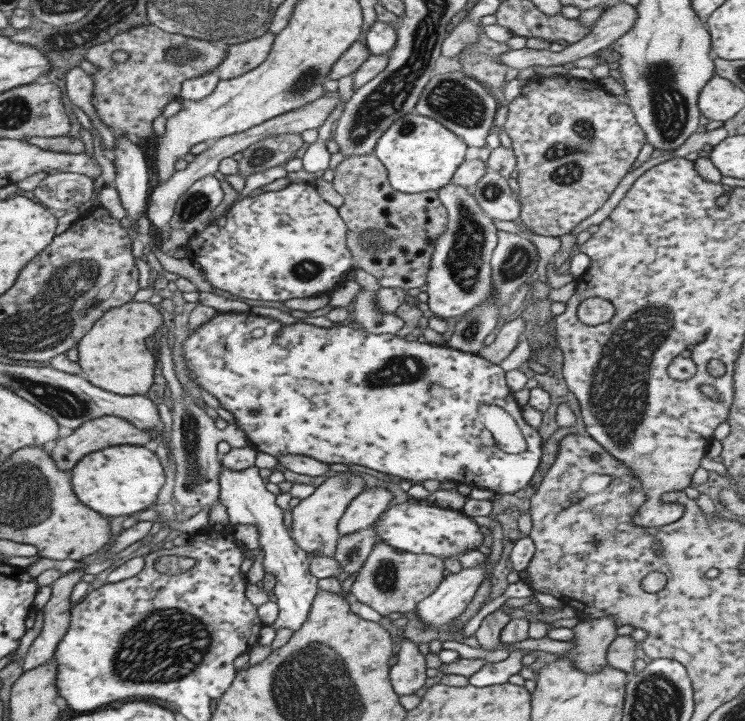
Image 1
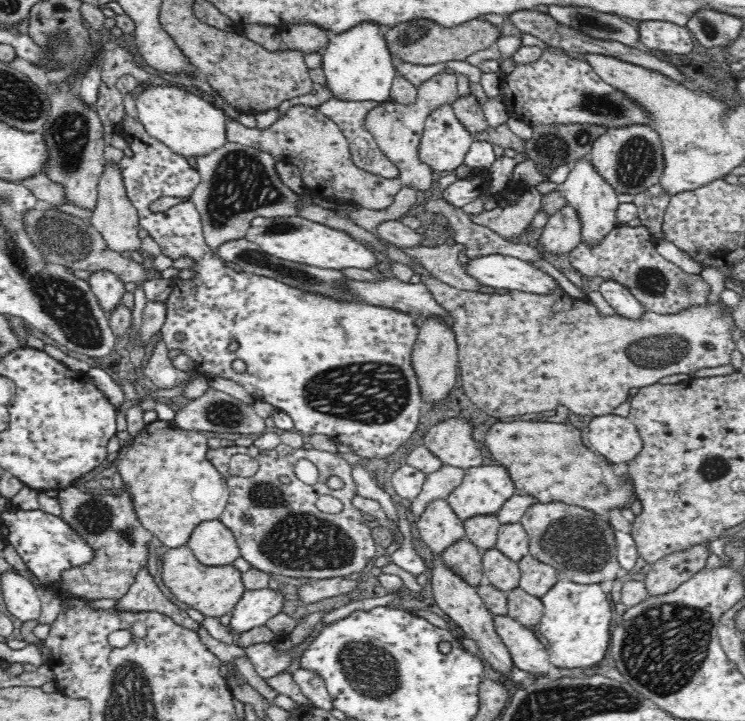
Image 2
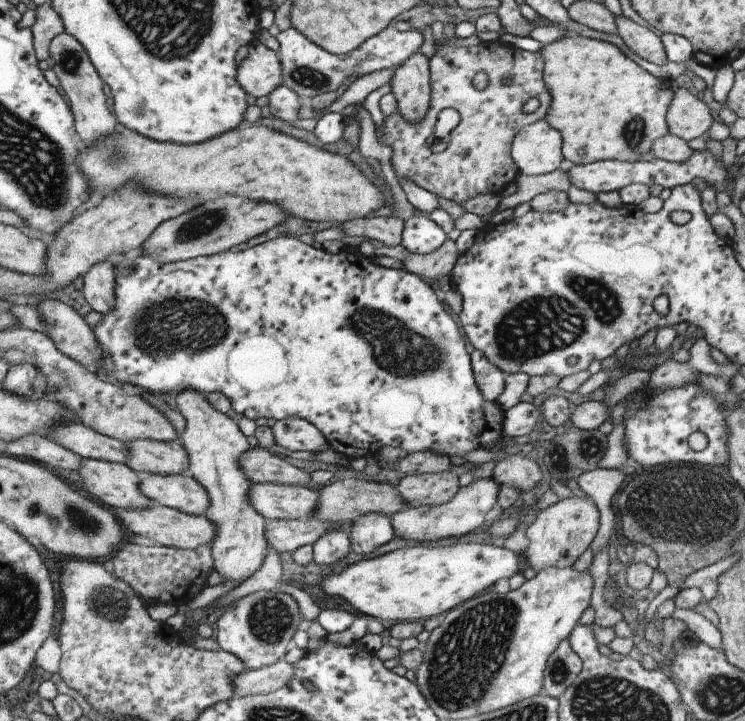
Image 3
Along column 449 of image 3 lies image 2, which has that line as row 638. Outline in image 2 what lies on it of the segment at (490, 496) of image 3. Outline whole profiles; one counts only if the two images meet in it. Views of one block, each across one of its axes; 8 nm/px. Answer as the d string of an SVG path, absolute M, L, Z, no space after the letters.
M493 614L492 618L496 634L509 650L514 666L532 674L548 672L548 651L532 631L507 614Z

